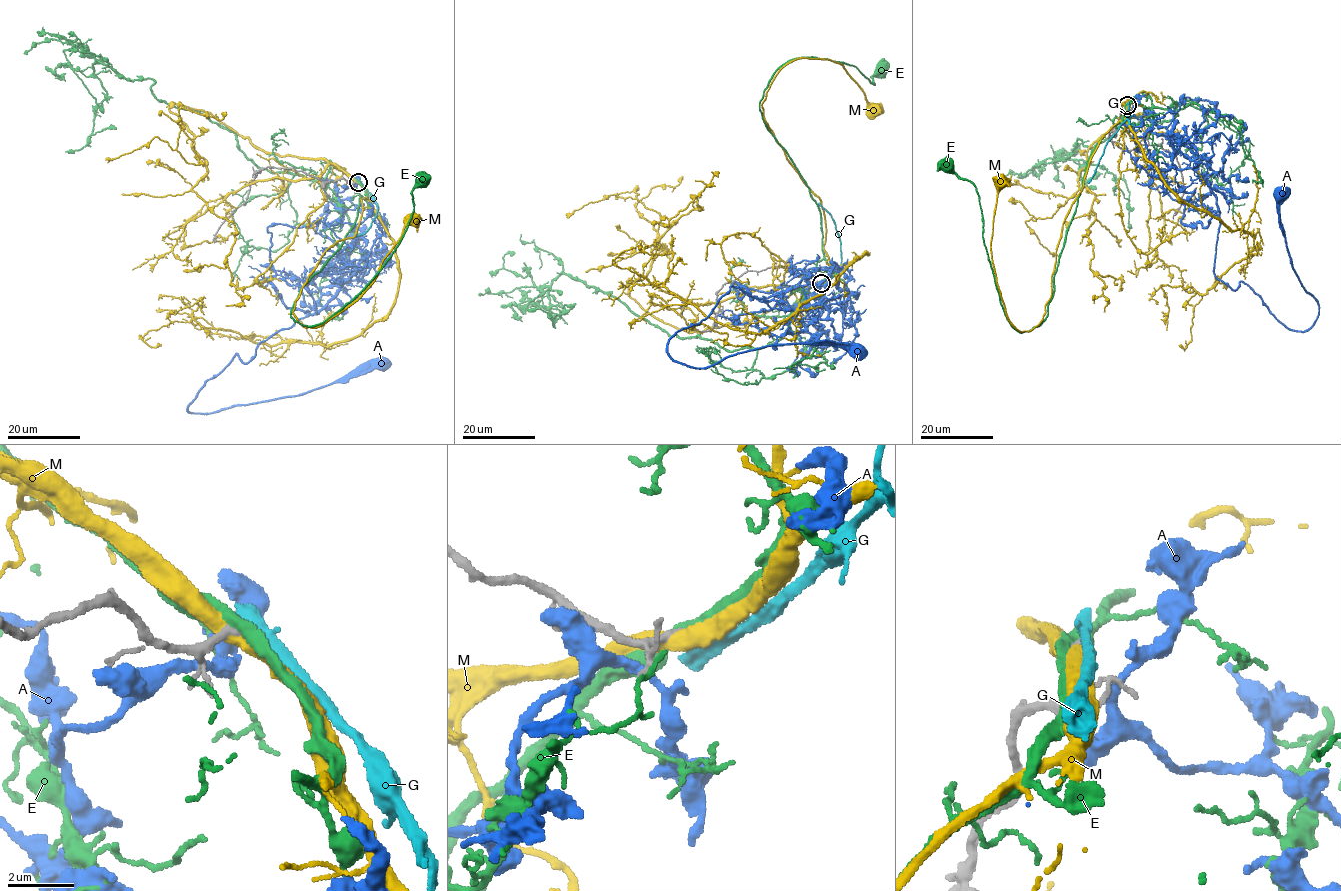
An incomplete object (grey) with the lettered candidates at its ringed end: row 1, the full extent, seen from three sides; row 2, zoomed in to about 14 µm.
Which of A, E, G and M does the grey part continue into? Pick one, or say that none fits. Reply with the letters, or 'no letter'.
no letter

